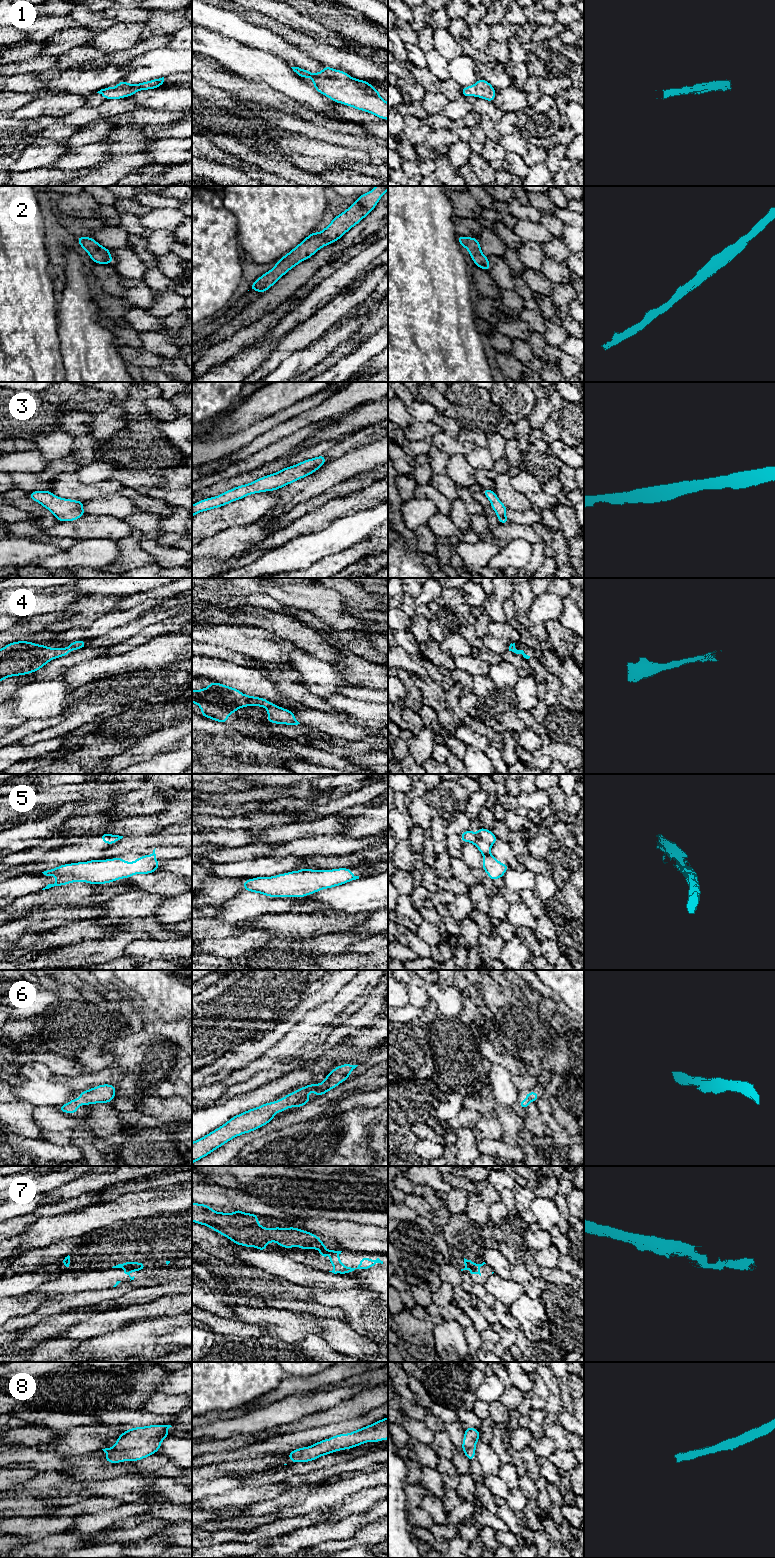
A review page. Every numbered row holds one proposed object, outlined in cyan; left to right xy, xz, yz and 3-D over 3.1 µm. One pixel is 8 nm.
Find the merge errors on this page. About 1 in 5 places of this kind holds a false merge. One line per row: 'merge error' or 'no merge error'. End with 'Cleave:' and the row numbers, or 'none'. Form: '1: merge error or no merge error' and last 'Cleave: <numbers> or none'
1: no merge error
2: no merge error
3: no merge error
4: no merge error
5: no merge error
6: no merge error
7: merge error
8: no merge error
Cleave: 7

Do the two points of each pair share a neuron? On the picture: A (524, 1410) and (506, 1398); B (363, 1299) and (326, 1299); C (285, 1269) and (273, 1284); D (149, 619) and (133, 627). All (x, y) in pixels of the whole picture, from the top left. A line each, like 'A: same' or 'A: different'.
A: different
B: same
C: different
D: same

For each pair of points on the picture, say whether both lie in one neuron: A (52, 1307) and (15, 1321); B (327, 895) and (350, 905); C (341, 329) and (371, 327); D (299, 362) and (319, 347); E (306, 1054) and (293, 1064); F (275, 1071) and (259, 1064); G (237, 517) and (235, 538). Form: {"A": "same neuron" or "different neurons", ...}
{"A": "same neuron", "B": "same neuron", "C": "different neurons", "D": "same neuron", "E": "same neuron", "F": "different neurons", "G": "different neurons"}

